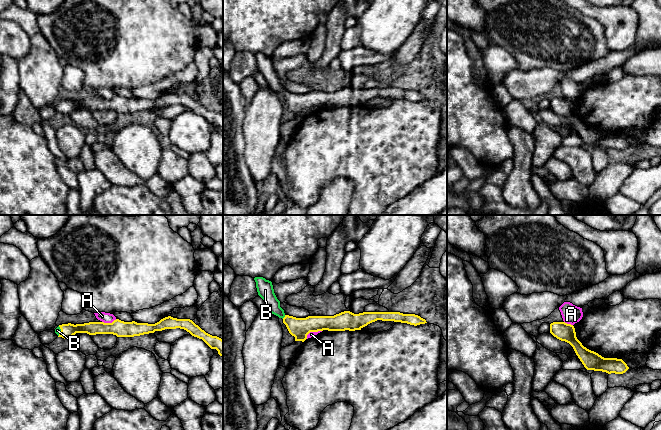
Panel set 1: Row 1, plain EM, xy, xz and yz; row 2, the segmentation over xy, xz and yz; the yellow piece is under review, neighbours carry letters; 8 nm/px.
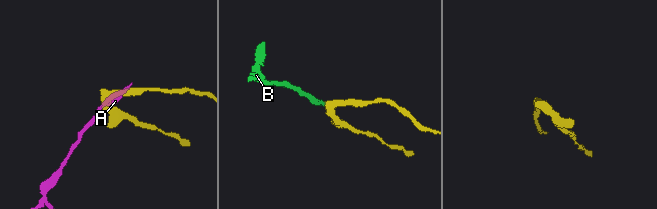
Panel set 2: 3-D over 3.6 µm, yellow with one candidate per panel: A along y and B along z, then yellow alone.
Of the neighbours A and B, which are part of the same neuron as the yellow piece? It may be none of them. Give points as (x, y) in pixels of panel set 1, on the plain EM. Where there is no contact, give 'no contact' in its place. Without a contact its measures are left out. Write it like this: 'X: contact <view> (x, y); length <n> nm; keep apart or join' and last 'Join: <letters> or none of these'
A: contact xy (109, 99); length 120 nm; keep apart
B: contact xz (284, 93); length 40 nm; join
Join: B

